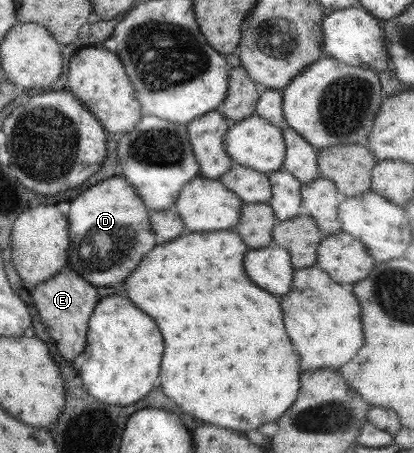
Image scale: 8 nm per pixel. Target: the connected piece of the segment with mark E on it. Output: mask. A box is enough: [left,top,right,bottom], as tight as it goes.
[30,267,100,361]

